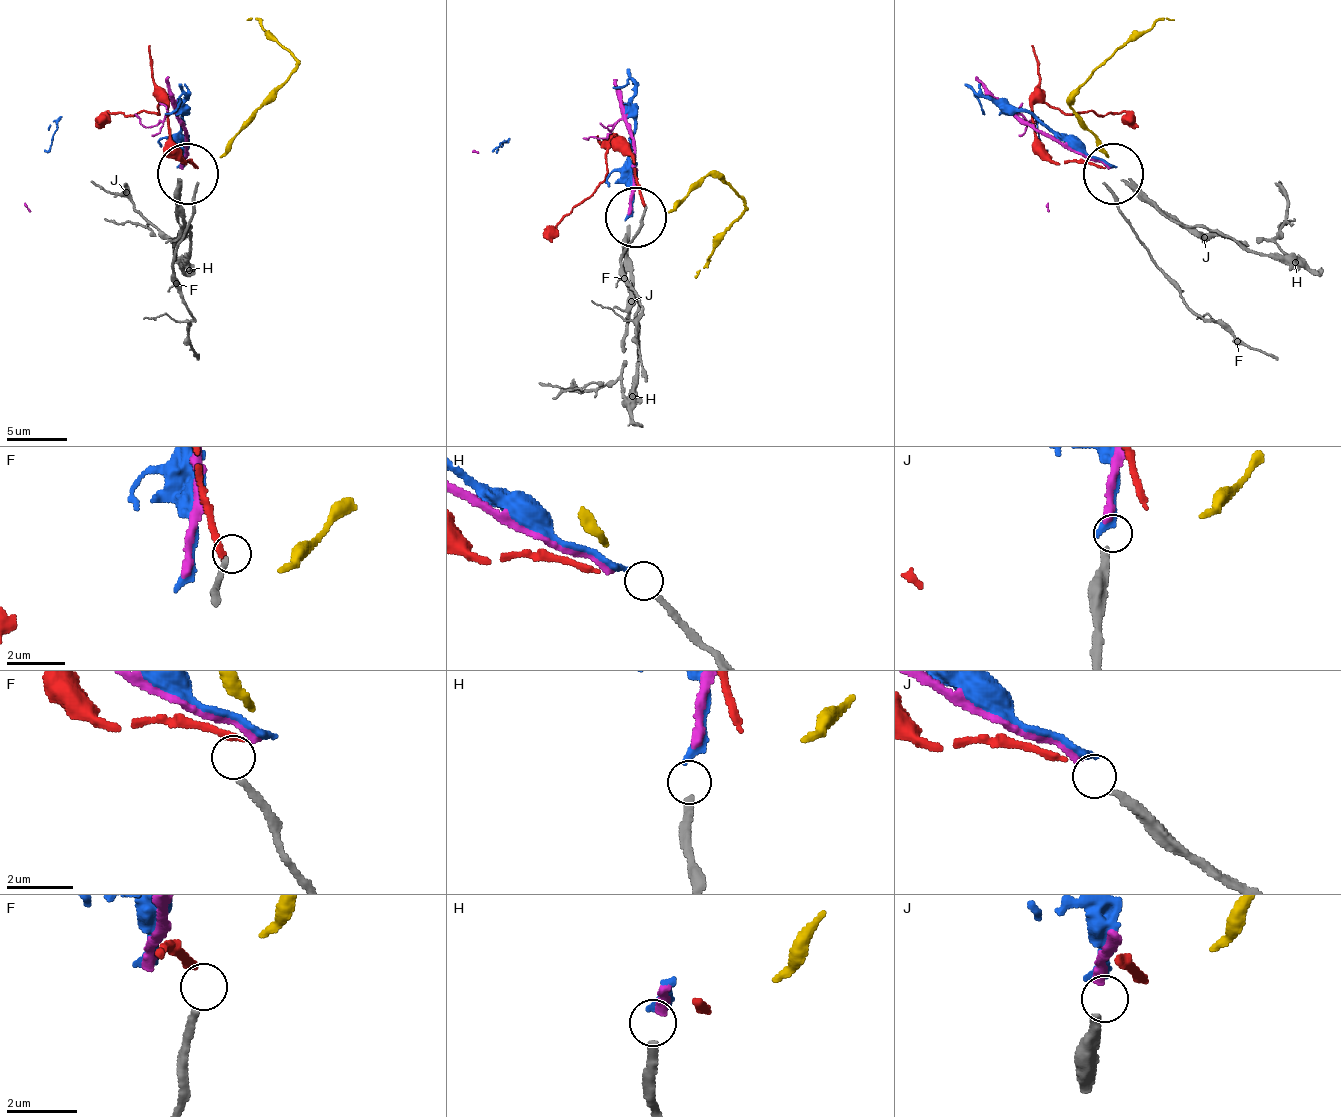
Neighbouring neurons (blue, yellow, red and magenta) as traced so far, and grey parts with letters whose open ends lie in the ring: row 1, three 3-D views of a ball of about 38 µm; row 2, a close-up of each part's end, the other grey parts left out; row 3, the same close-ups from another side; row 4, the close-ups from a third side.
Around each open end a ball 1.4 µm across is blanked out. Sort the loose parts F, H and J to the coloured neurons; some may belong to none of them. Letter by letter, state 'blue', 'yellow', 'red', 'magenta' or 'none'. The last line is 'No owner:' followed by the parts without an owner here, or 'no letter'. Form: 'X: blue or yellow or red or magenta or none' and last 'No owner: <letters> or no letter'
F: none
H: blue
J: magenta
No owner: F

